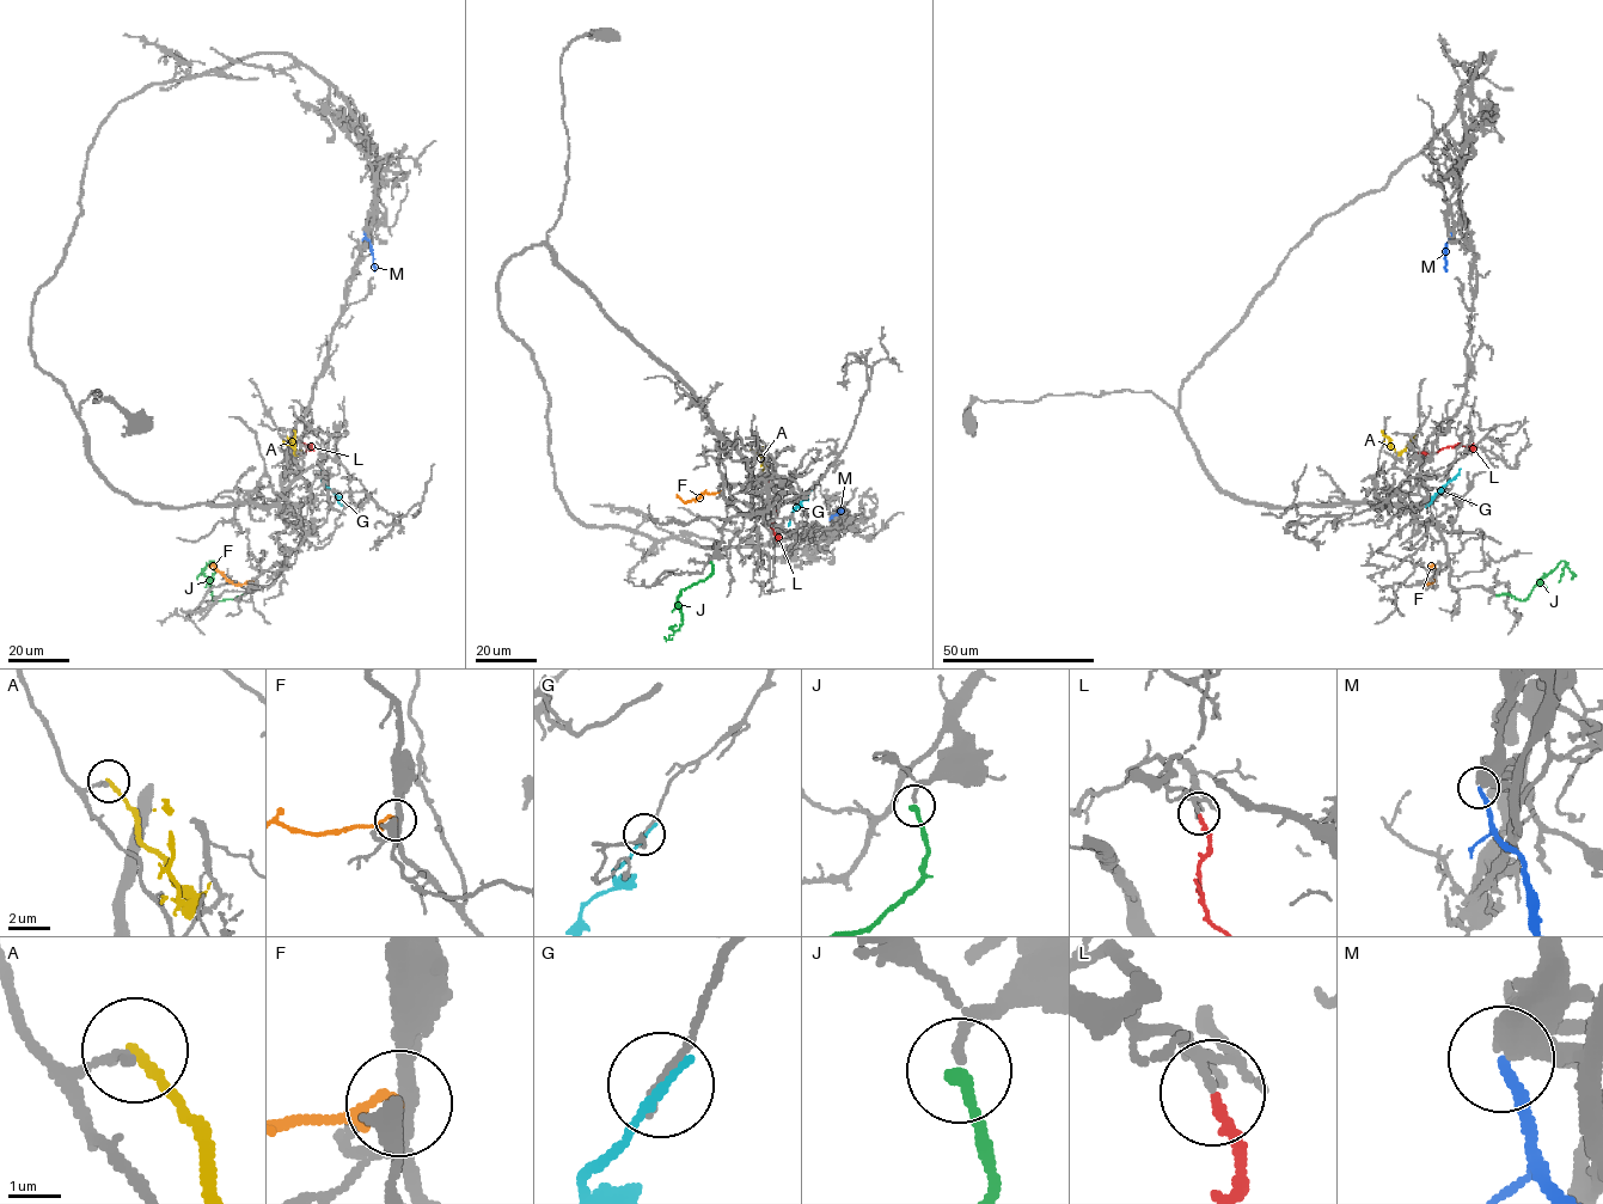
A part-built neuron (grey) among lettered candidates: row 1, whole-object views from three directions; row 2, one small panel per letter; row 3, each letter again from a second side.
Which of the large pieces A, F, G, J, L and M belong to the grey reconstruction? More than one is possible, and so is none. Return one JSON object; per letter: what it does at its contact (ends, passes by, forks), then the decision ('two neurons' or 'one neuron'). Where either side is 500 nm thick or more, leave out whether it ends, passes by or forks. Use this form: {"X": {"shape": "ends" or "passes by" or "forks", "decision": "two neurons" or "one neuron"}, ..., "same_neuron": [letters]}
{"A": {"shape": "ends", "decision": "two neurons"}, "F": {"shape": "ends", "decision": "two neurons"}, "G": {"shape": "ends", "decision": "two neurons"}, "J": {"shape": "ends", "decision": "one neuron"}, "L": {"shape": "ends", "decision": "one neuron"}, "M": {"shape": "ends", "decision": "two neurons"}, "same_neuron": ["J", "L"]}

